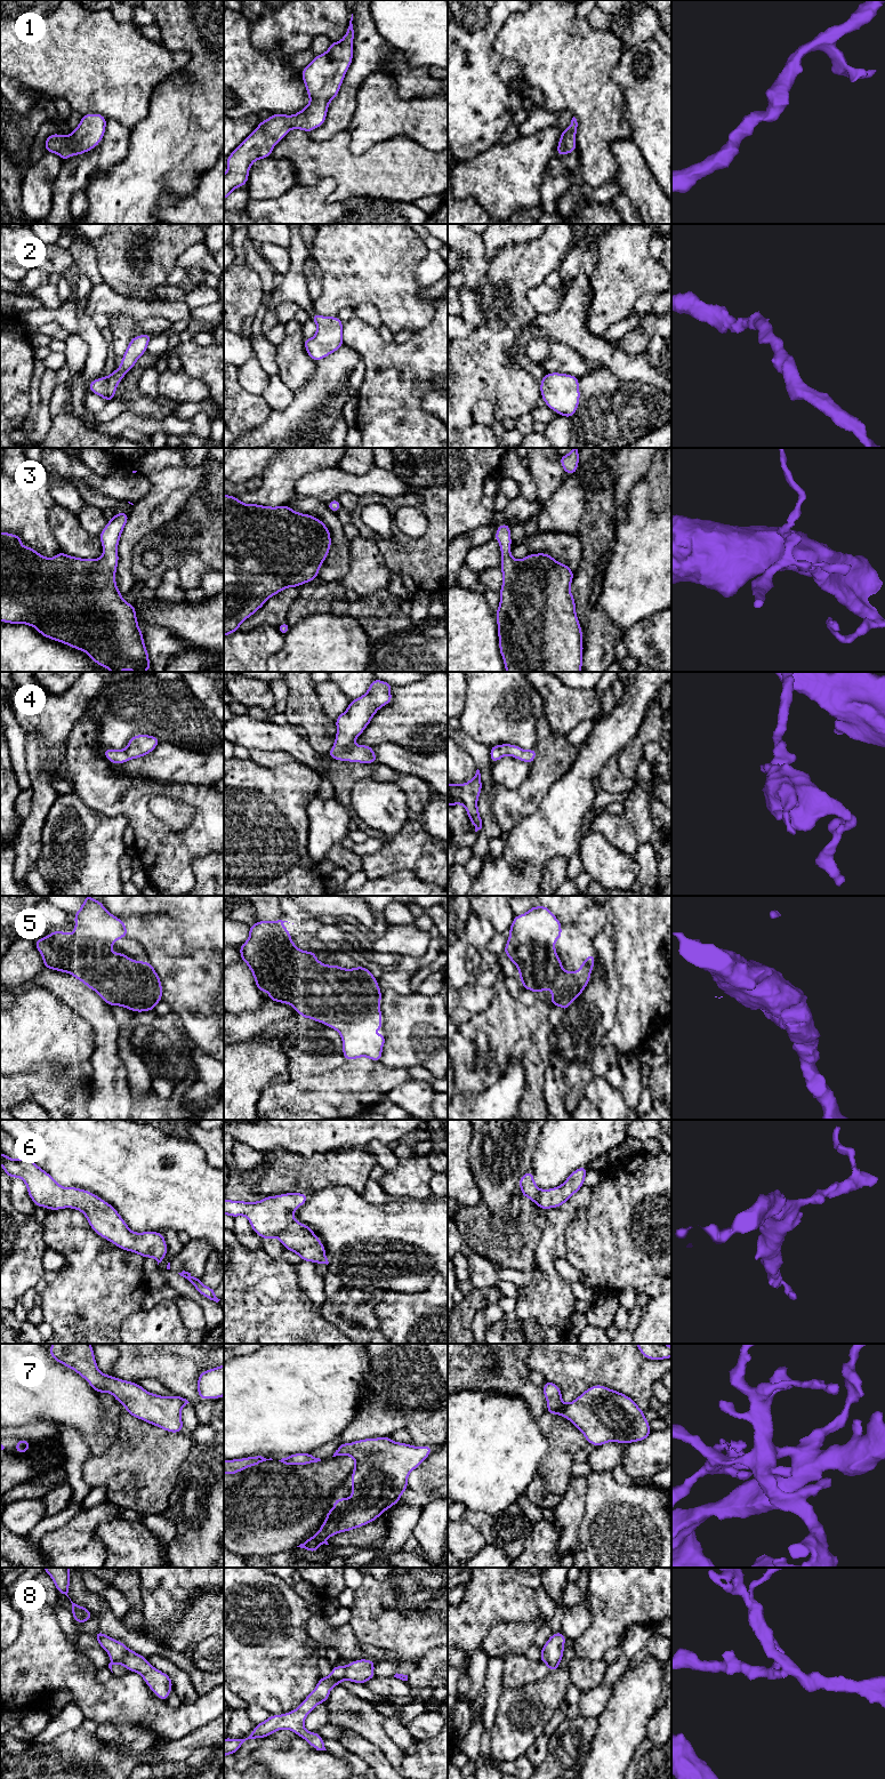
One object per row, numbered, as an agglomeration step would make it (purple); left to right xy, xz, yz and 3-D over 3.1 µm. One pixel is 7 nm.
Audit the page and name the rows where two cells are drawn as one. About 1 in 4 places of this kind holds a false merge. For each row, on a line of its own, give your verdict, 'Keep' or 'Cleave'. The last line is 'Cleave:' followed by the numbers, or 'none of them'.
1: Keep
2: Keep
3: Keep
4: Keep
5: Keep
6: Keep
7: Keep
8: Cleave
Cleave: 8

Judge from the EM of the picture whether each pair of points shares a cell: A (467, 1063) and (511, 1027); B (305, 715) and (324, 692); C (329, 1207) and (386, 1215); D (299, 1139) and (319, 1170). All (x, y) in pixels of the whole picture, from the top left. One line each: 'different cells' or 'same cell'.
A: same cell
B: different cells
C: same cell
D: different cells

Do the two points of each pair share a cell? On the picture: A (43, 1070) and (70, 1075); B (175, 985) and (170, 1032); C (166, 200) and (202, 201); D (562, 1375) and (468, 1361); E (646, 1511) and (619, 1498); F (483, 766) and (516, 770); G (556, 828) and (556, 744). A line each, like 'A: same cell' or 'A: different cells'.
A: same cell
B: different cells
C: same cell
D: different cells
E: same cell
F: different cells
G: different cells

